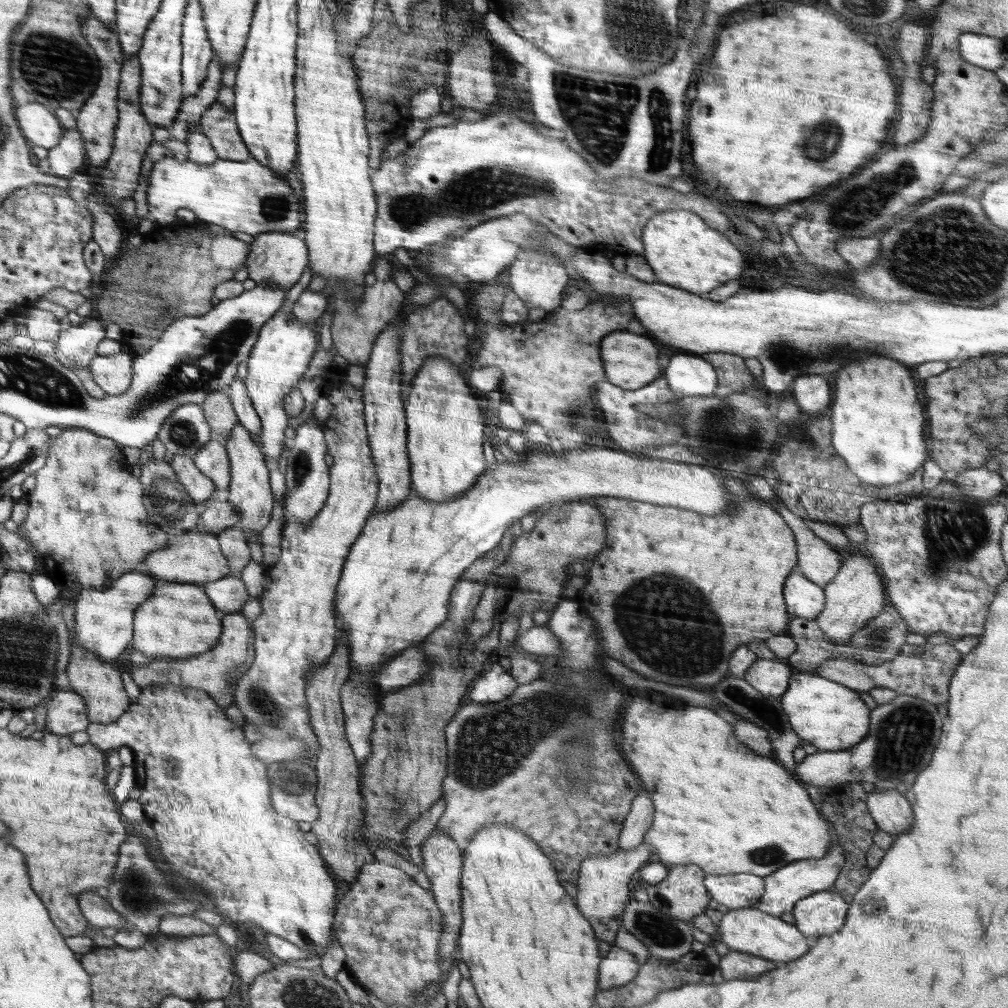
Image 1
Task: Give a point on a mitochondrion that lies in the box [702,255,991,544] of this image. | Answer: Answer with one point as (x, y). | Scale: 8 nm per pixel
(784, 354)

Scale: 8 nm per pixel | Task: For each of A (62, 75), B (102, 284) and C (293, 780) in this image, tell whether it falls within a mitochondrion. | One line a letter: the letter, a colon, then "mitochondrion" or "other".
A: mitochondrion
B: other
C: mitochondrion

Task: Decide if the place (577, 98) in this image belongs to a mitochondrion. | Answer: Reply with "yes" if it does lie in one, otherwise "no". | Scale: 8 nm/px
yes

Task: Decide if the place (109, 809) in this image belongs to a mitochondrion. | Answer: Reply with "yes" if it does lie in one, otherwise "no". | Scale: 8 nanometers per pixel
no

